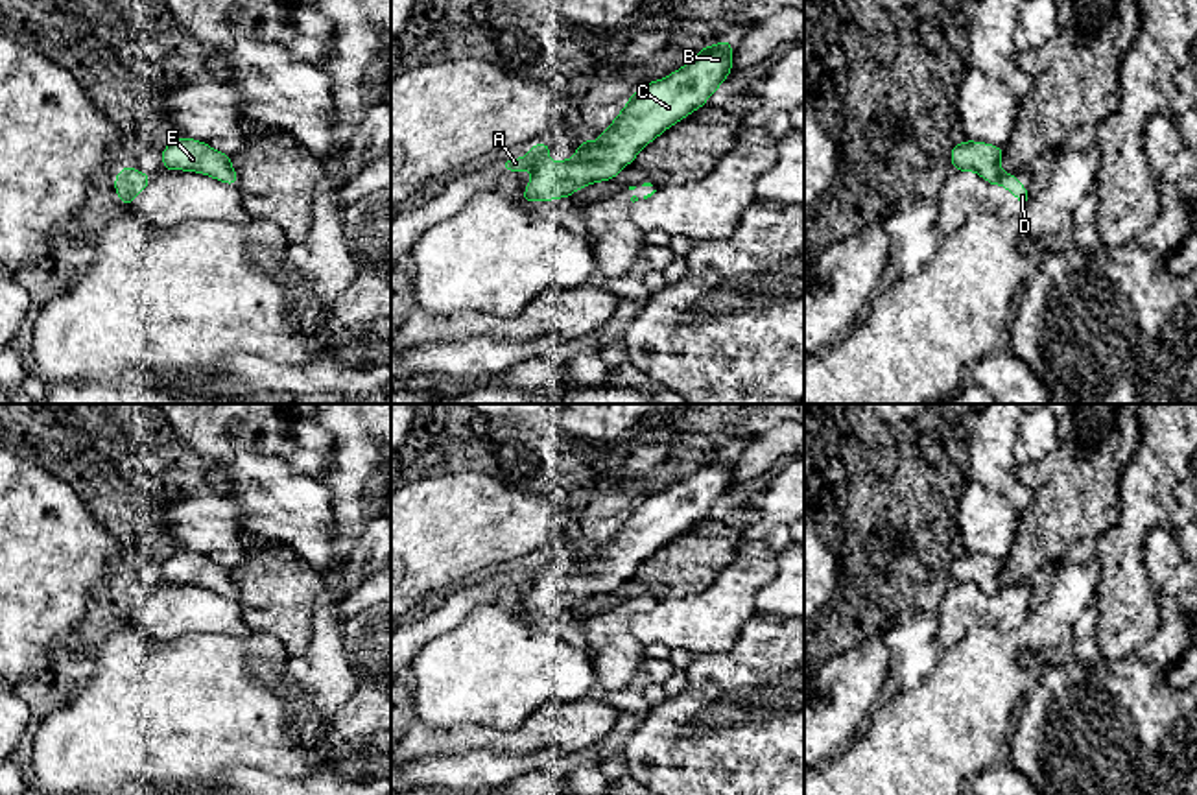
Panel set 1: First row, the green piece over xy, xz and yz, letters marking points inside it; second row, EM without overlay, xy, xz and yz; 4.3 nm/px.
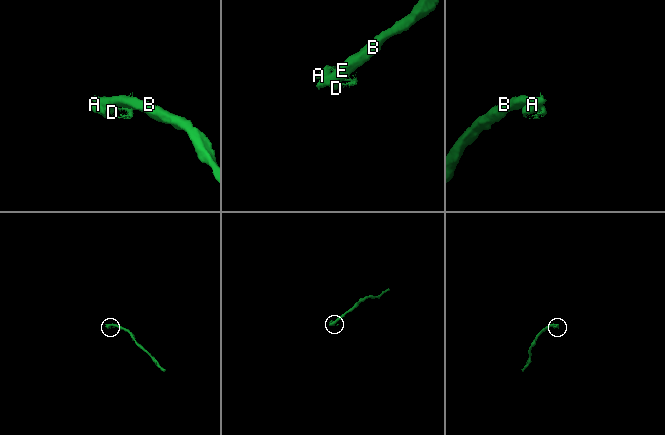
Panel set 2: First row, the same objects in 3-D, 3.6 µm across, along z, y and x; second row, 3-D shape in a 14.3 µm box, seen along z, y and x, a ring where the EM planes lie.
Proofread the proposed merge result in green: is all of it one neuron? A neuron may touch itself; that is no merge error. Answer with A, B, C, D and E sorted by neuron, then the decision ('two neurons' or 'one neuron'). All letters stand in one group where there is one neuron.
A D / B C E | two neurons

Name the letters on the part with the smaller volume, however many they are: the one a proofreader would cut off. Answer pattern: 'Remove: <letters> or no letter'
Remove: A, D

